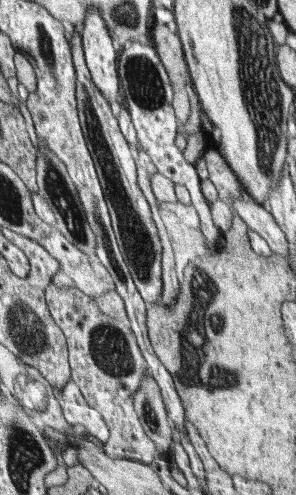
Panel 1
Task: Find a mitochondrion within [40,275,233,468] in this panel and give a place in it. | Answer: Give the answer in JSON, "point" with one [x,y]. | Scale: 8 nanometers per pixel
{"point":[110,351]}

